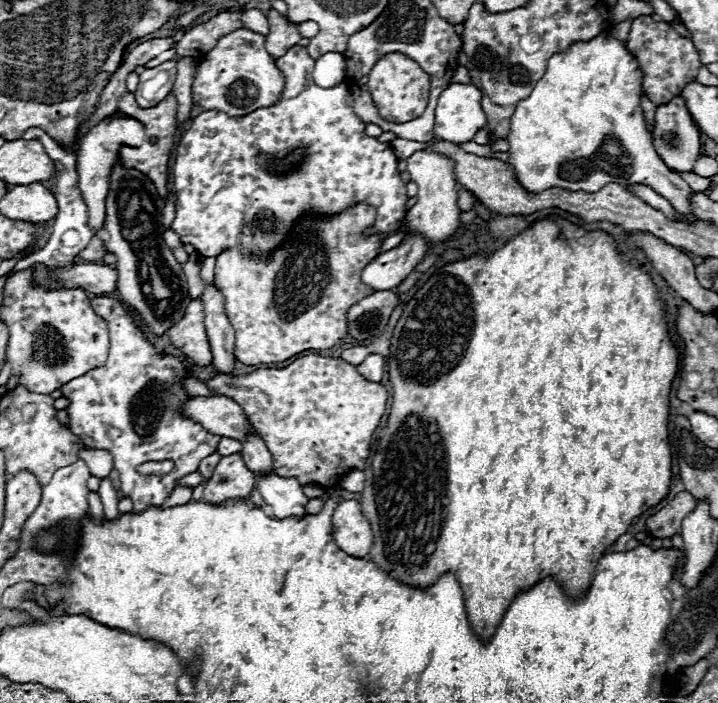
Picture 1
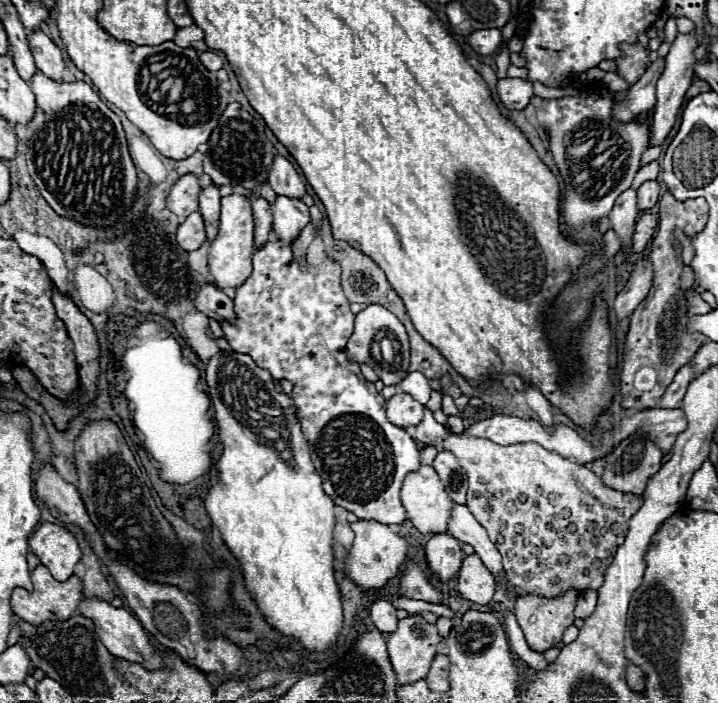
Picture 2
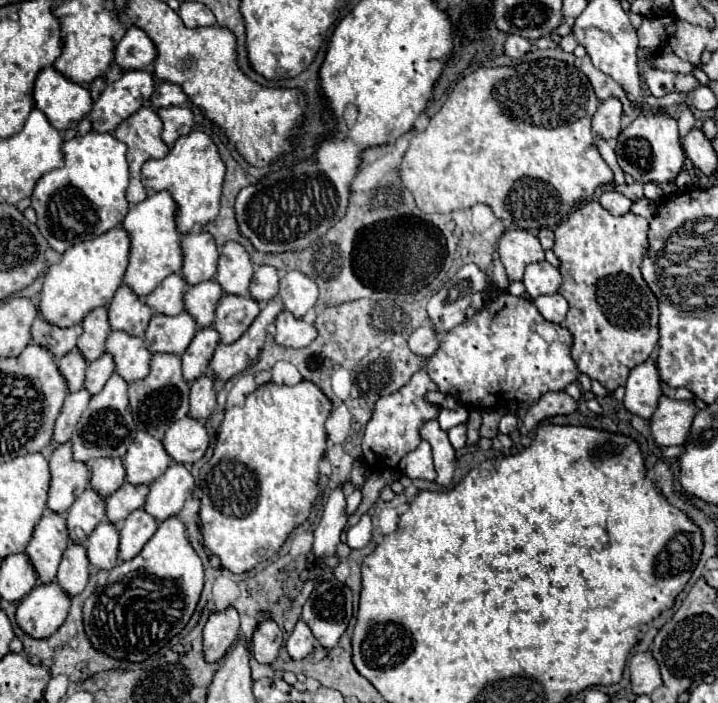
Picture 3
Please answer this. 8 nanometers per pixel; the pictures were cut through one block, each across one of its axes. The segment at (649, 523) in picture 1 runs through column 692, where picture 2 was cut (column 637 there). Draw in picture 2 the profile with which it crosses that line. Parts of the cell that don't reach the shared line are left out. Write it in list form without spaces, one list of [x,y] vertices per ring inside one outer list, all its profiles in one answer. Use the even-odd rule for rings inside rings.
[[[448,432],[448,436],[442,440],[442,446],[466,468],[470,478],[466,506],[488,530],[490,540],[500,550],[504,572],[512,586],[520,588],[522,592],[536,592],[544,598],[560,596],[570,588],[600,588],[604,582],[604,570],[610,566],[616,548],[622,544],[628,530],[628,520],[638,512],[642,496],[630,496],[608,488],[602,478],[586,466],[574,464],[568,458],[562,458],[558,452],[546,450],[536,442],[500,446],[484,438]]]

